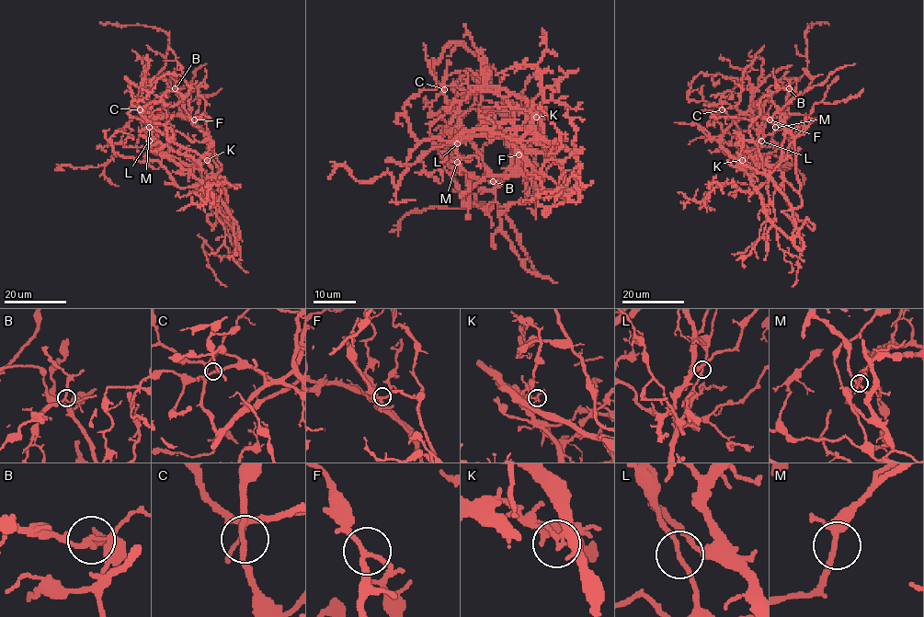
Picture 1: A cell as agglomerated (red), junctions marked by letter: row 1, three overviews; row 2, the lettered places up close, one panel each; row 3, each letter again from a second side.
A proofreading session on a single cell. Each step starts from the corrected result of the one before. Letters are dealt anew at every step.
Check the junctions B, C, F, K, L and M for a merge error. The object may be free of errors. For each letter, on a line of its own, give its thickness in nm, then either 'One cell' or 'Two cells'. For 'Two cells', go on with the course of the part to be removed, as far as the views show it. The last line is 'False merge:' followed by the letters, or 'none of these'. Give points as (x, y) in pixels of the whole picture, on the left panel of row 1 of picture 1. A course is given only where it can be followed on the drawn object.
B: Thickness 140 nm. One cell
C: Thickness 180 nm. One cell
F: Thickness 200 nm. One cell
K: Thickness 130 nm. Two cells. Course of the part to remove: (207, 160), (199, 159), (198, 169), (186, 165), (199, 165), (206, 159), (208, 143), (176, 94), (207, 63)
L: Thickness 150 nm. One cell
M: Thickness 220 nm. One cell
False merge: K

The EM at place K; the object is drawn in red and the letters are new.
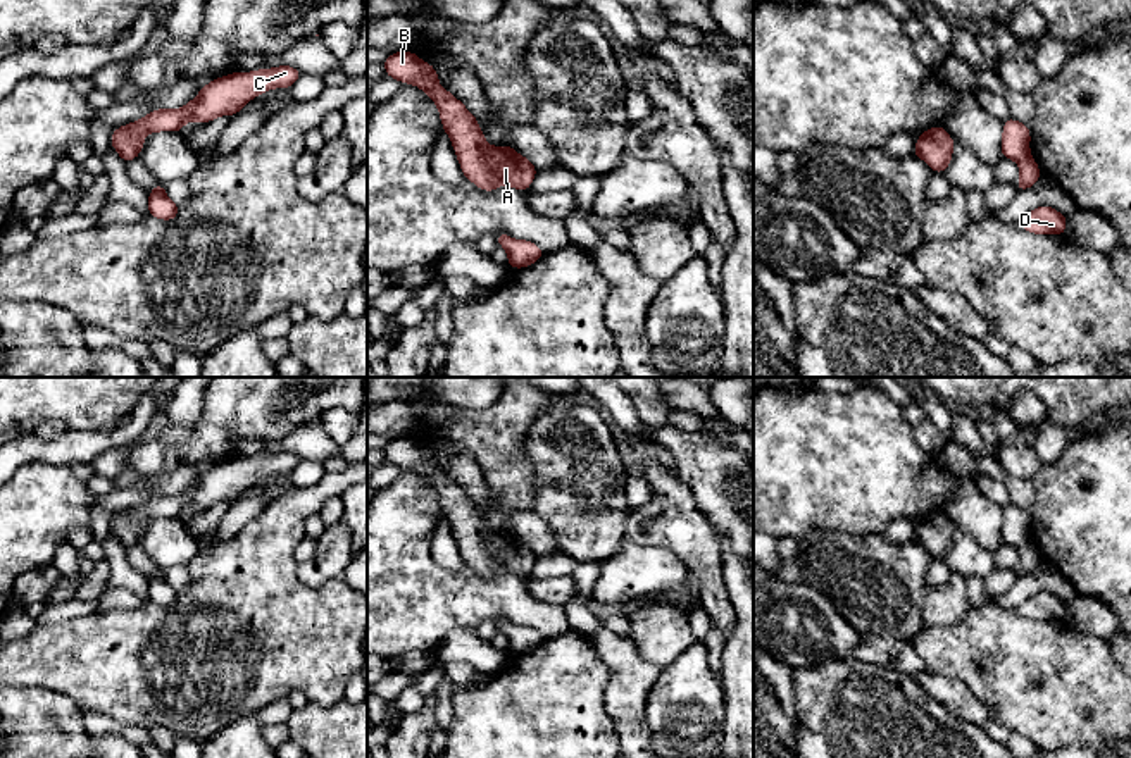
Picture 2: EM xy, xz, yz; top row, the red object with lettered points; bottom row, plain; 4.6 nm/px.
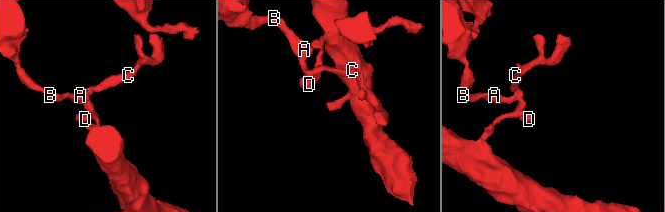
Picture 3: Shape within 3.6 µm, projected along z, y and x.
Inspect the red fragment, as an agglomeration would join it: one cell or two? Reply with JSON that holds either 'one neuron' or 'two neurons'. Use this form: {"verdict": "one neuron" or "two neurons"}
{"verdict": "two neurons"}

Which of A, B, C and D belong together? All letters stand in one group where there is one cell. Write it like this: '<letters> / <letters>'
A B / C D

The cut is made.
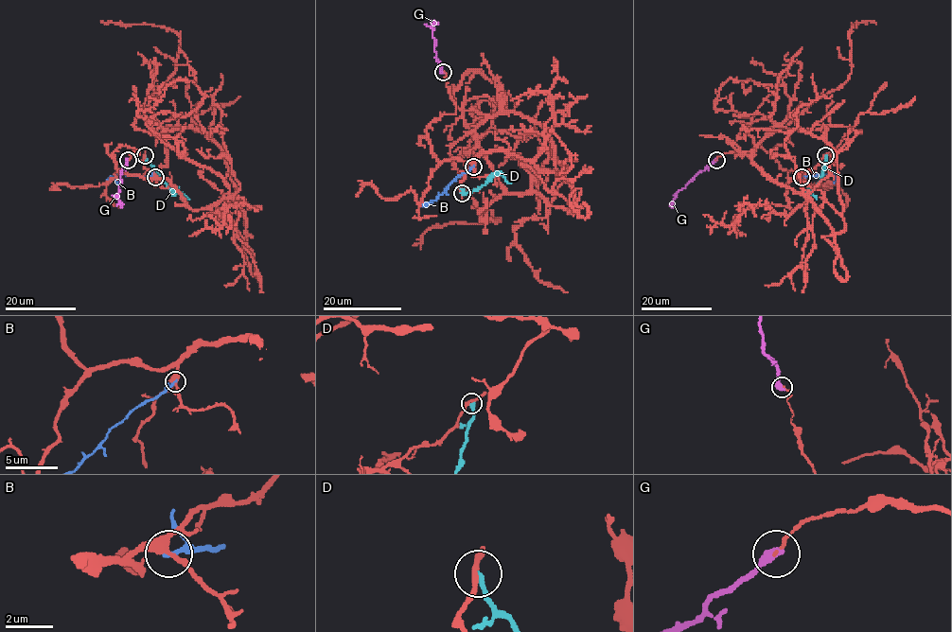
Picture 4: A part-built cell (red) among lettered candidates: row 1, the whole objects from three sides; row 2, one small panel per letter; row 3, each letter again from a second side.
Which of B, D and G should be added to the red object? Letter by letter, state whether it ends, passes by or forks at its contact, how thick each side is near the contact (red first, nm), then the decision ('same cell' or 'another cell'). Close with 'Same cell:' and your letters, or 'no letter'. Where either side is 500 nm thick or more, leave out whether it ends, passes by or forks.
B: it ends | 320/190 nm | another cell
D: it ends | 190/280 nm | another cell
G: it ends | 110/480 nm | another cell
Same cell: no letter

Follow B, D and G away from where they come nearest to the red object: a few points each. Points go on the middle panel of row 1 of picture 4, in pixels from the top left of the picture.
B: (473, 166), (458, 175), (434, 200), (418, 205)
D: (461, 193), (478, 189), (491, 175), (501, 173), (510, 183)
G: (443, 73), (435, 59), (435, 41), (431, 26), (434, 23)

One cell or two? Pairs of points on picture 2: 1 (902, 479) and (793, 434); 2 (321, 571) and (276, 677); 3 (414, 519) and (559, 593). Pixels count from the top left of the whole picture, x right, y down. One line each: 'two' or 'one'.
1: one
2: two
3: two

